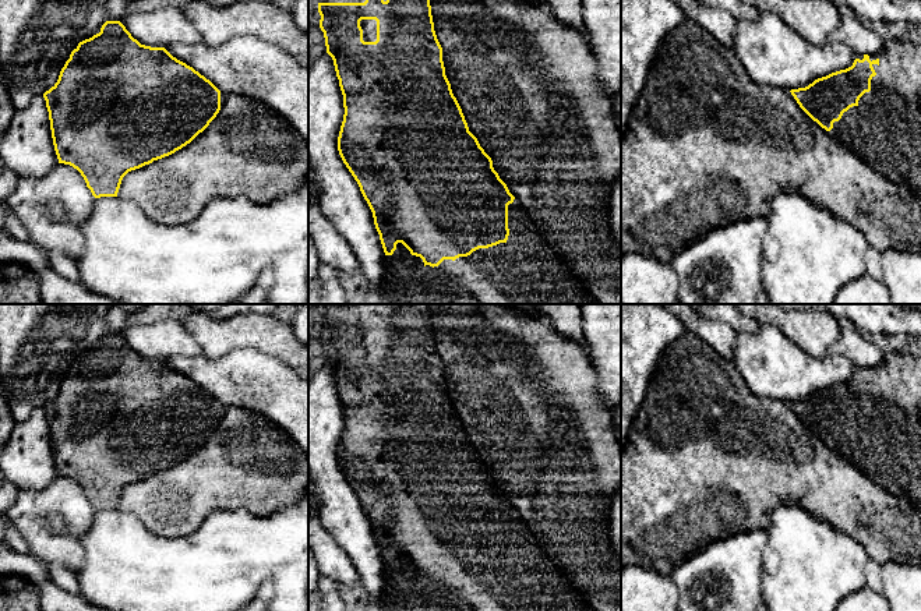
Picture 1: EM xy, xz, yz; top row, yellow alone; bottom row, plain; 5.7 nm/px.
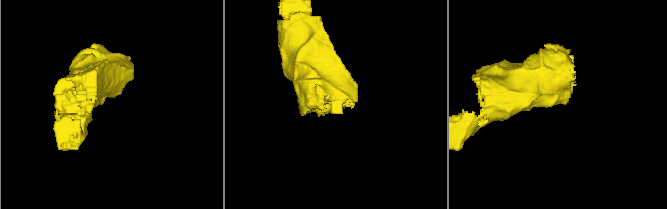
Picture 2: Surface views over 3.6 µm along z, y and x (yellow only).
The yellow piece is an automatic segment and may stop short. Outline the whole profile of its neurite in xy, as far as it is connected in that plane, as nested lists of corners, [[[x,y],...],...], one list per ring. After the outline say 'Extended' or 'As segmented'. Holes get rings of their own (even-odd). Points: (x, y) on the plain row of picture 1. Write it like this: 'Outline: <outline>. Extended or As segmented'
Outline: [[[106,333],[100,345],[78,356],[60,384],[57,395],[43,406],[49,424],[50,442],[59,476],[70,477],[84,490],[95,511],[117,509],[123,490],[135,481],[152,476],[181,462],[202,445],[220,423],[220,403],[193,379],[173,370],[165,360],[141,357],[120,333]]]. As segmented

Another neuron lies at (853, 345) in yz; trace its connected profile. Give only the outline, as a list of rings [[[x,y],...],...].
[[[855,328],[841,329],[840,338],[828,349],[828,356],[843,356],[855,367],[876,367],[883,360],[883,352],[869,342]]]

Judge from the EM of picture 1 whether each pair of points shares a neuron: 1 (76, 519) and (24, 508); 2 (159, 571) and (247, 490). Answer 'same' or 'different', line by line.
1: same
2: different

